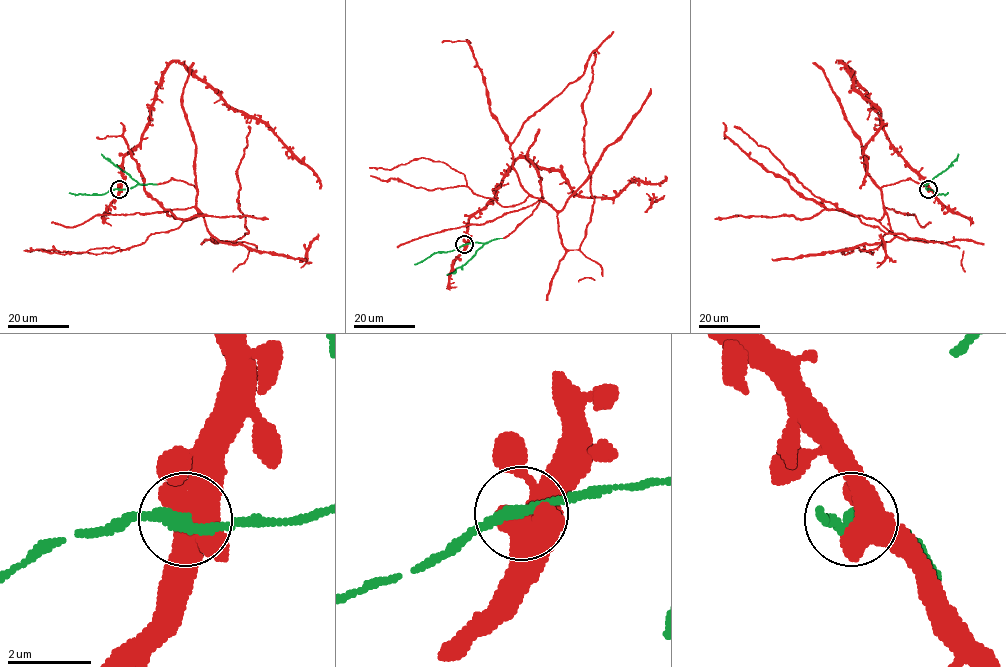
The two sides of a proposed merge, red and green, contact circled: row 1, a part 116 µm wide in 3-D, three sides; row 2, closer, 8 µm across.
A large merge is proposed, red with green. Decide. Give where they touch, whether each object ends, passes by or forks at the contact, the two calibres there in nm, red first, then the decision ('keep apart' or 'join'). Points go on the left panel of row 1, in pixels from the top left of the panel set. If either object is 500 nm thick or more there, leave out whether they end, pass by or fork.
place (119, 189); calibres 550 and 260 nm; join

